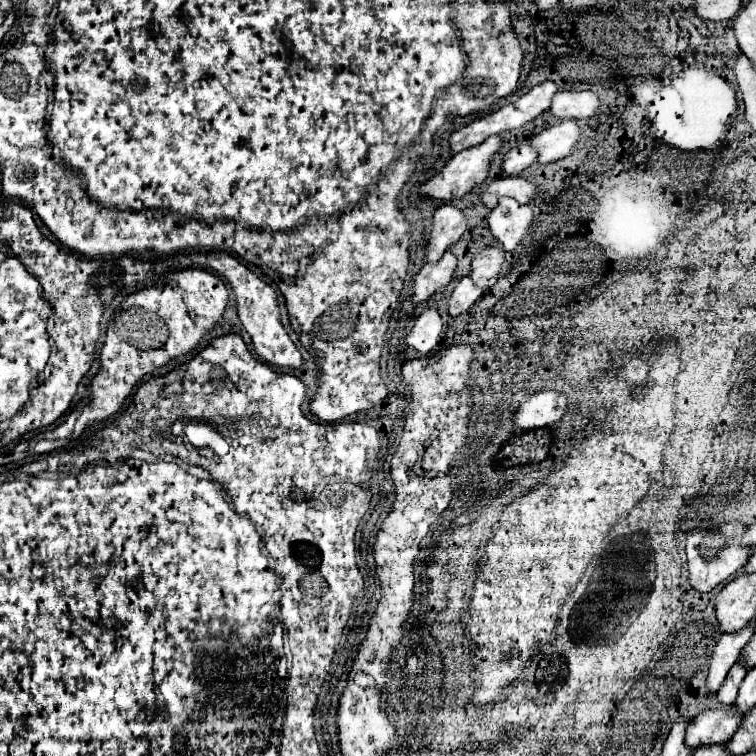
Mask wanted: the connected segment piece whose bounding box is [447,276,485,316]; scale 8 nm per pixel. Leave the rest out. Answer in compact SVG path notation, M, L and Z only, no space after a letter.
M469 276L461 278L459 284L455 286L451 298L449 298L449 308L447 308L449 316L459 316L461 312L469 310L475 304L475 300L479 300L483 296L483 292L485 290L479 288L479 286L475 286Z

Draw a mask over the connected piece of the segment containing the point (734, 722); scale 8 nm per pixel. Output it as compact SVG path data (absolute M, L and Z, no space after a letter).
M733 706L703 710L689 722L685 732L685 744L689 744L689 748L693 750L709 744L725 744L741 726L741 720L743 718L735 712Z

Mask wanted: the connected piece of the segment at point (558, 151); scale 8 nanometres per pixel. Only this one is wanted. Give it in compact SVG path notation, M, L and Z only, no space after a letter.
M563 120L531 138L539 164L557 162L571 154L579 138L579 126L573 120Z

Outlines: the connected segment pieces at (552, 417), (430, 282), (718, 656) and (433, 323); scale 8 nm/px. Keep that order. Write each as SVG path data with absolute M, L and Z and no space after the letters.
M555 390L533 394L527 402L523 402L515 410L513 414L515 432L513 434L535 430L535 428L547 428L555 424L557 420L561 420L561 416L565 414L565 408L567 408L567 400L563 398L563 394Z
M445 252L441 260L435 264L425 264L421 272L415 276L415 286L411 296L413 304L427 302L441 286L447 286L455 276L455 264L457 258L451 252Z
M749 622L741 632L723 634L721 640L717 642L717 646L713 650L713 656L711 656L711 664L709 664L709 674L707 674L707 692L709 694L719 690L719 686L723 684L731 666L739 660L741 648L753 636L753 626L755 624Z
M429 308L417 318L415 326L411 328L411 332L405 338L405 344L419 354L427 354L439 342L441 328L443 328L443 320L441 320L439 312Z

